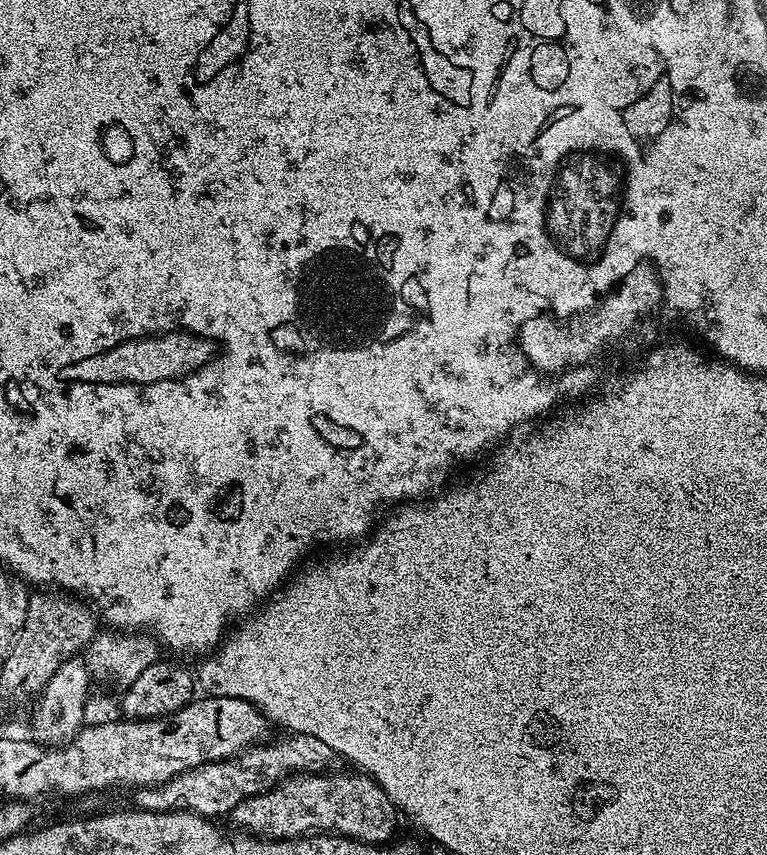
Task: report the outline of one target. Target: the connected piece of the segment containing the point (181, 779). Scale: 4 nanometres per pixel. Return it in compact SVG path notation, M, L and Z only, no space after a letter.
M288 734L285 737L285 740L276 740L273 744L257 743L238 756L200 764L176 776L167 784L137 791L135 807L145 812L187 810L209 818L227 817L234 806L238 806L246 798L256 796L259 792L273 787L289 770L296 774L320 772L327 769L324 767L331 760L337 759L336 752L330 750L326 742L318 742L318 738L303 734Z

